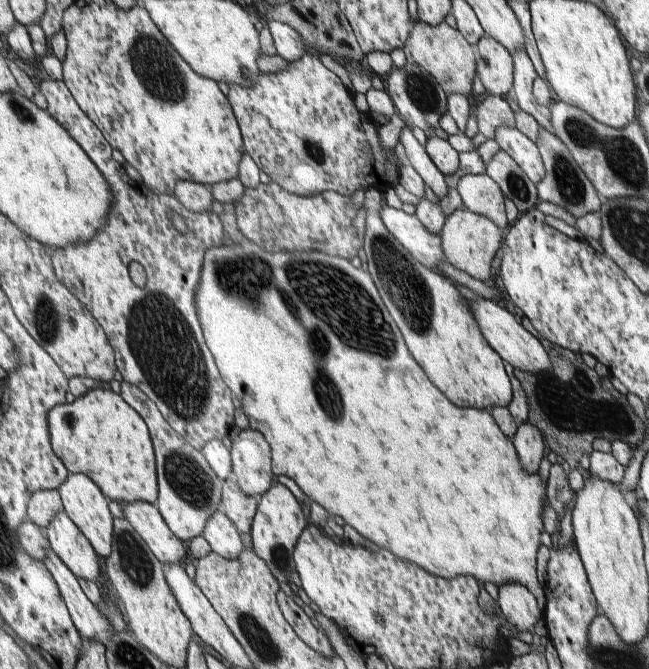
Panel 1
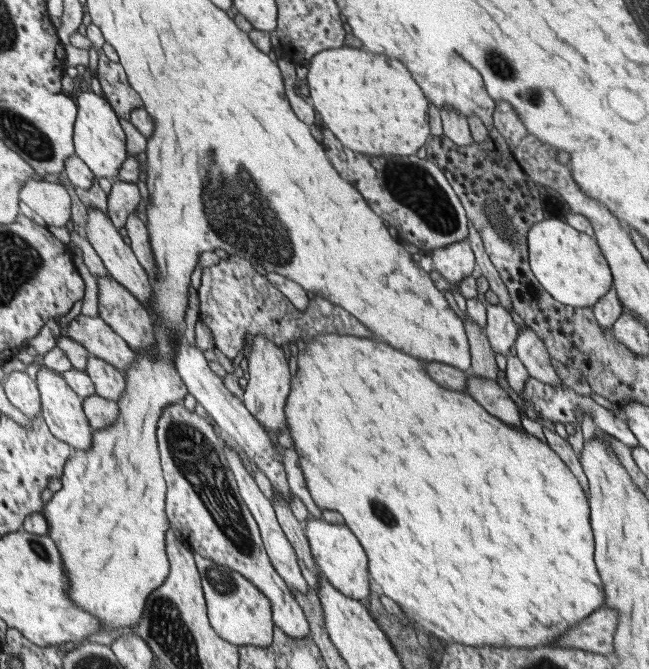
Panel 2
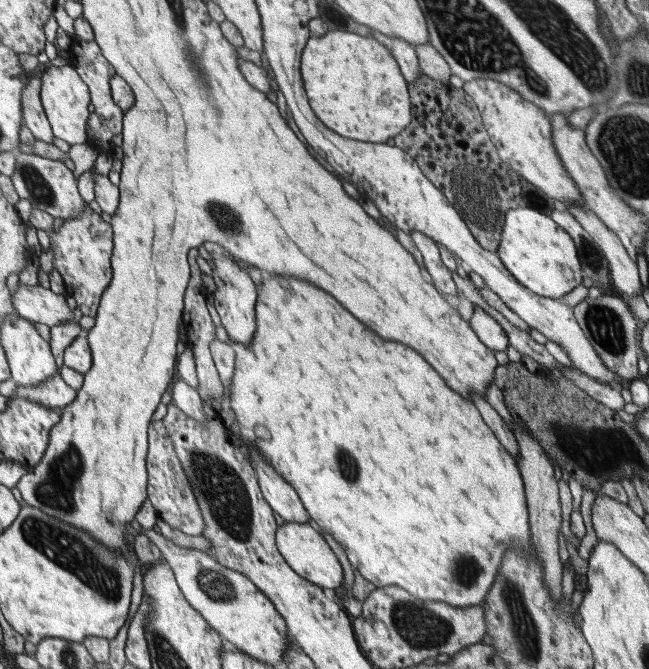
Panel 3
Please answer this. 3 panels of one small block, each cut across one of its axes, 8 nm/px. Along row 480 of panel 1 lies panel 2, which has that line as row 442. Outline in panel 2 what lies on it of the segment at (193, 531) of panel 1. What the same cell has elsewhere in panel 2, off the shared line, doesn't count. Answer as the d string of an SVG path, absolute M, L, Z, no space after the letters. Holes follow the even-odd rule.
M174 403L166 407L160 421L157 422L157 430L163 477L168 479L166 514L169 514L171 527L177 530L182 538L185 538L195 551L198 551L198 554L204 558L213 559L215 563L221 563L222 566L232 567L260 587L269 597L269 601L273 603L274 623L277 624L277 630L284 632L290 638L310 637L312 632L305 611L302 610L301 603L297 601L285 579L277 573L277 569L269 558L264 540L261 538L260 527L239 494L236 475L225 455L224 439L214 424L206 418L201 418L195 412L189 412L183 403Z

